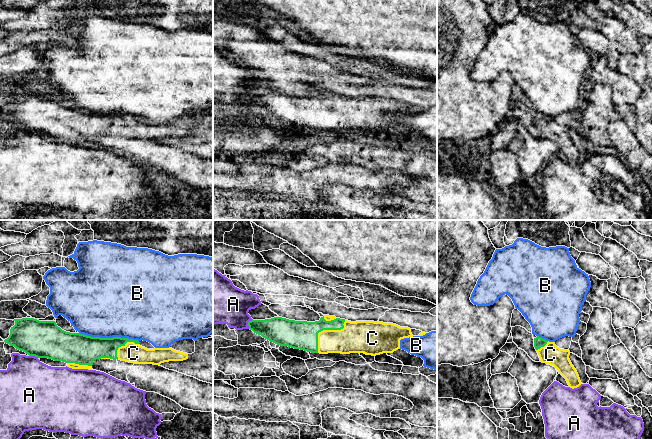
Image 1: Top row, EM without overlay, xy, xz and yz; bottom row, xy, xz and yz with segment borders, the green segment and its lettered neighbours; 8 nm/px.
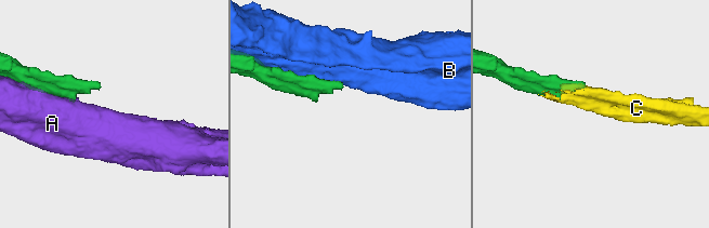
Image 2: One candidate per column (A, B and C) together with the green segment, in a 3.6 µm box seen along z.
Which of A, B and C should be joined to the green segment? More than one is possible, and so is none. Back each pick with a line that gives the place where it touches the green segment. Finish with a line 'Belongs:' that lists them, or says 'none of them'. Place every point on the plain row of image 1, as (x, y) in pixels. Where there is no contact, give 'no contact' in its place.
C: contact xz (324, 105)
Belongs: C

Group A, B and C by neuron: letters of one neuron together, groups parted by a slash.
A / B / C

